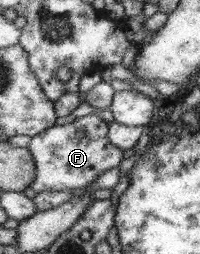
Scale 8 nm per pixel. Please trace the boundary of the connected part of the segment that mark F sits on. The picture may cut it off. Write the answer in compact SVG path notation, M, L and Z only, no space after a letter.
M90 114L64 125L54 125L33 137L26 148L36 162L36 179L31 185L33 191L37 194L83 189L92 185L102 172L117 168L123 161L123 151L112 145L108 138L108 124L99 115Z

